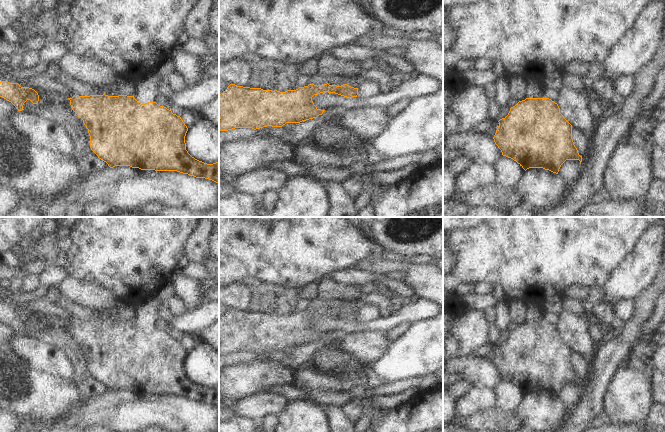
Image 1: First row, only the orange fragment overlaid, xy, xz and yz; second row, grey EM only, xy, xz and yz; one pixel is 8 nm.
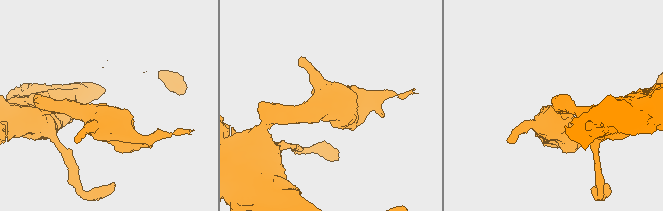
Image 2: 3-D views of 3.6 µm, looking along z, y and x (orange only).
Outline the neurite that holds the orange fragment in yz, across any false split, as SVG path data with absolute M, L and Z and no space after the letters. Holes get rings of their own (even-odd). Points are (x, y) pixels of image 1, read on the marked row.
M538 83L538 85L540 88L539 96L526 98L511 107L508 115L498 121L499 126L493 139L502 155L516 161L525 171L529 168L543 168L558 174L561 165L566 160L579 160L581 164L582 156L579 155L572 139L572 125L560 113L557 101L552 101L544 93L543 84Z

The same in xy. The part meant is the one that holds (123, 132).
M153 72L133 84L133 96L75 94L68 99L72 110L88 129L91 150L110 168L130 166L141 170L177 171L219 184L219 162L207 164L192 157L186 150L188 128L181 117L154 101L160 95L160 86L167 81L167 78Z

